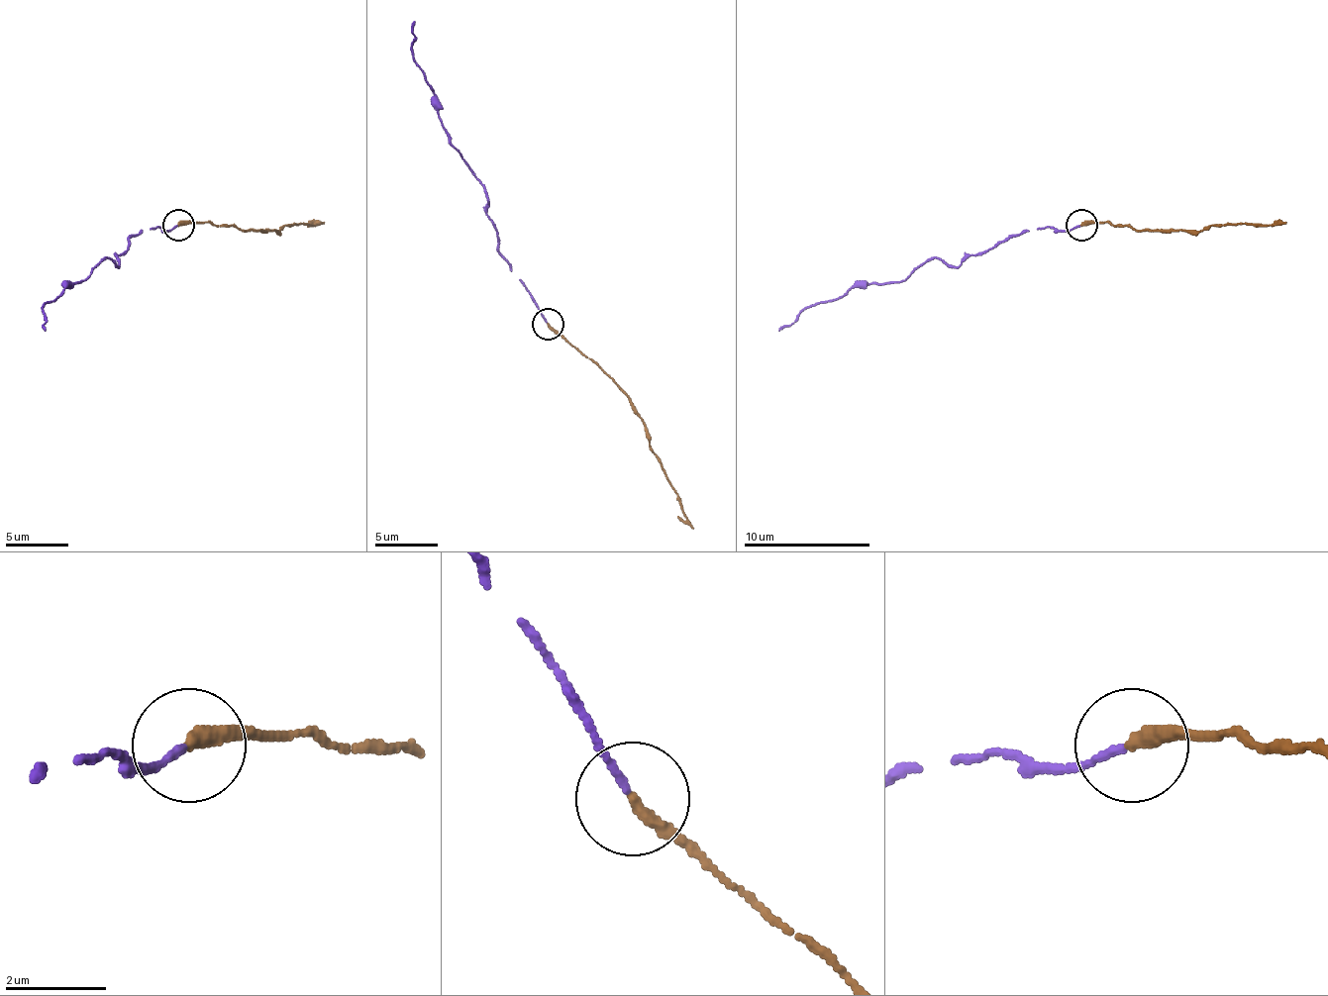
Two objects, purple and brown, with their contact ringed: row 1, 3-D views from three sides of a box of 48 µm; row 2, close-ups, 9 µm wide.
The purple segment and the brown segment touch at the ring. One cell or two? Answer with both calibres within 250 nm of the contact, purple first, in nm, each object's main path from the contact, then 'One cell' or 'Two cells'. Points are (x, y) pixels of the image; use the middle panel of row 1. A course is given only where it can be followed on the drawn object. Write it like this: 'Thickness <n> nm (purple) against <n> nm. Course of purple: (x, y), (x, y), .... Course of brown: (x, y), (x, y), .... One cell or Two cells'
Thickness 120 nm (purple) against 300 nm. Course of purple: (547, 323), (502, 253), (486, 190), (449, 140), (439, 98), (423, 79), (411, 48), (414, 22). Course of brown: (547, 323), (581, 351), (629, 399), (692, 529). Two cells

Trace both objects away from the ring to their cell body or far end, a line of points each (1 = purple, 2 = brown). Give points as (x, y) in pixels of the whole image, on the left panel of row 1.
1: (177, 226), (133, 236), (117, 267), (108, 257), (79, 283), (69, 283), (42, 308), (45, 331)
2: (177, 226), (212, 223), (279, 232), (298, 223), (323, 223)

